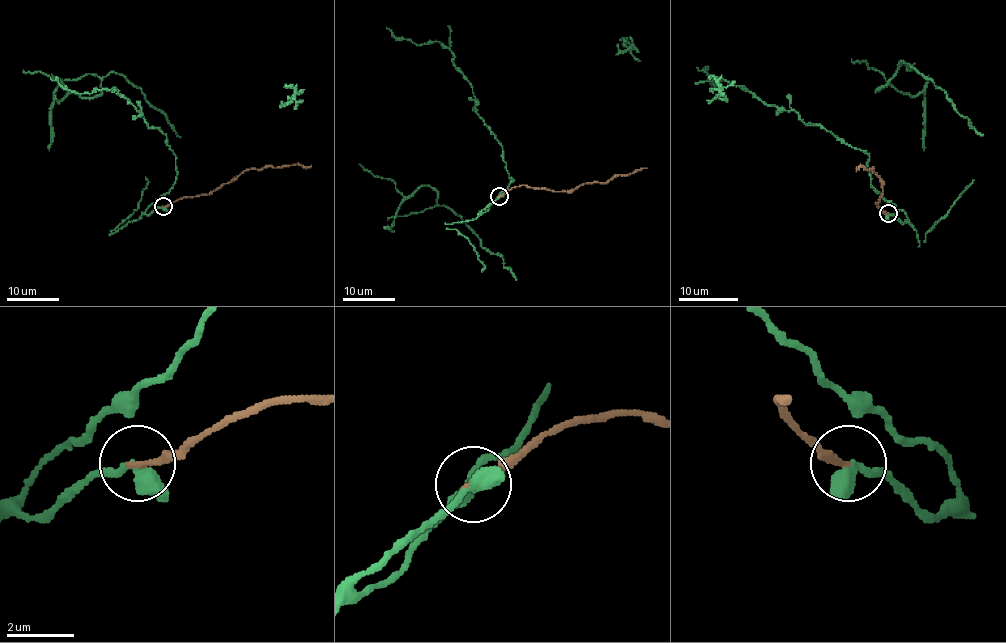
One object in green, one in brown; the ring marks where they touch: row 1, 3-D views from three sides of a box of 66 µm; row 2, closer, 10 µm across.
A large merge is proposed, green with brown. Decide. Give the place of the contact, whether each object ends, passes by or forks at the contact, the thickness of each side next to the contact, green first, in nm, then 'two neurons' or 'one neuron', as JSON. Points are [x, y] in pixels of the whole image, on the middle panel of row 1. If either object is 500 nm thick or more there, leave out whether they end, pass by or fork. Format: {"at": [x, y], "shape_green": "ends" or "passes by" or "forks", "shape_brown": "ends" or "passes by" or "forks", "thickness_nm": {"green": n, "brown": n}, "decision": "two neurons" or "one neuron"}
{"at": [499, 196], "shape_green": "passes by", "shape_brown": "ends", "thickness_nm": {"green": 340, "brown": 200}, "decision": "one neuron"}

